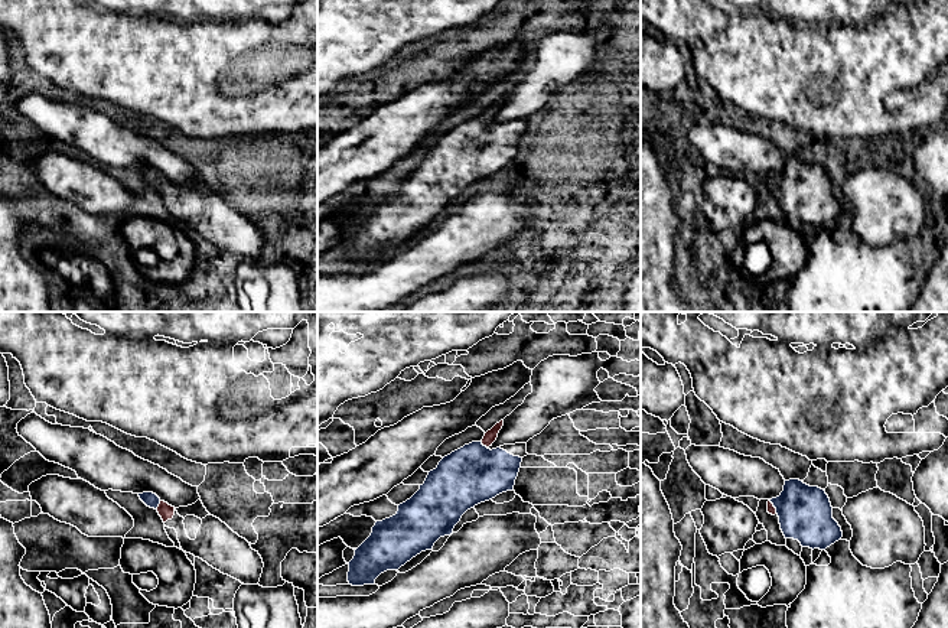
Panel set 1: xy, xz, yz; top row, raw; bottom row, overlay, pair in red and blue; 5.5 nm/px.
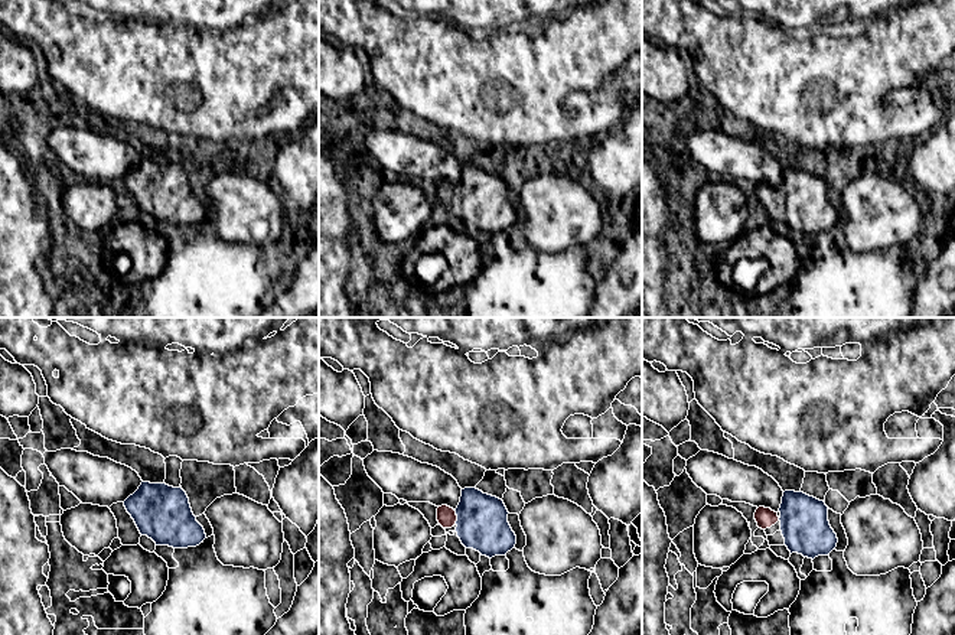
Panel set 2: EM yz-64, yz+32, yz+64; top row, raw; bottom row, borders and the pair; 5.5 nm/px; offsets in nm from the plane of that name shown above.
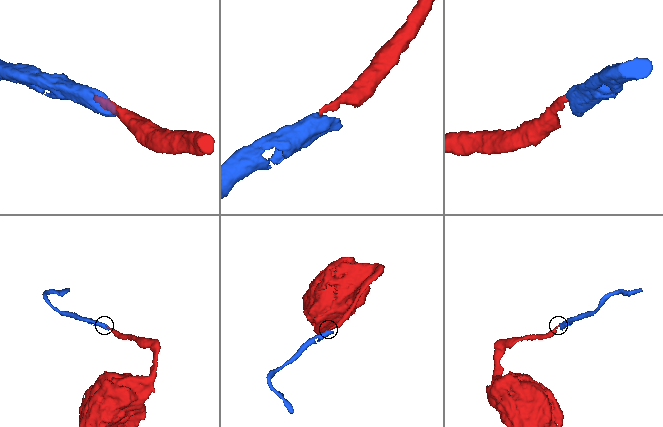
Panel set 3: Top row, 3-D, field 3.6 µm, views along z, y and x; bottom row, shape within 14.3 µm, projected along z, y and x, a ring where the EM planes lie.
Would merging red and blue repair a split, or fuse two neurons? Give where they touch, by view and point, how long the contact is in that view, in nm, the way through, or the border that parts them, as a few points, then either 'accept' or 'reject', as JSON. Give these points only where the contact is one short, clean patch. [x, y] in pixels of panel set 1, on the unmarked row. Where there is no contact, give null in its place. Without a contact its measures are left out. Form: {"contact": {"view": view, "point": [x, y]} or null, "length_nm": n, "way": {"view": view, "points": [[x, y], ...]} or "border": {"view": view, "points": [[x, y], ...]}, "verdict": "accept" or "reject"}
{"contact": {"view": "xy", "point": [159, 182]}, "length_nm": 50, "way": {"view": "xy", "points": [[166, 188], [159, 182], [149, 175]]}, "verdict": "accept"}

